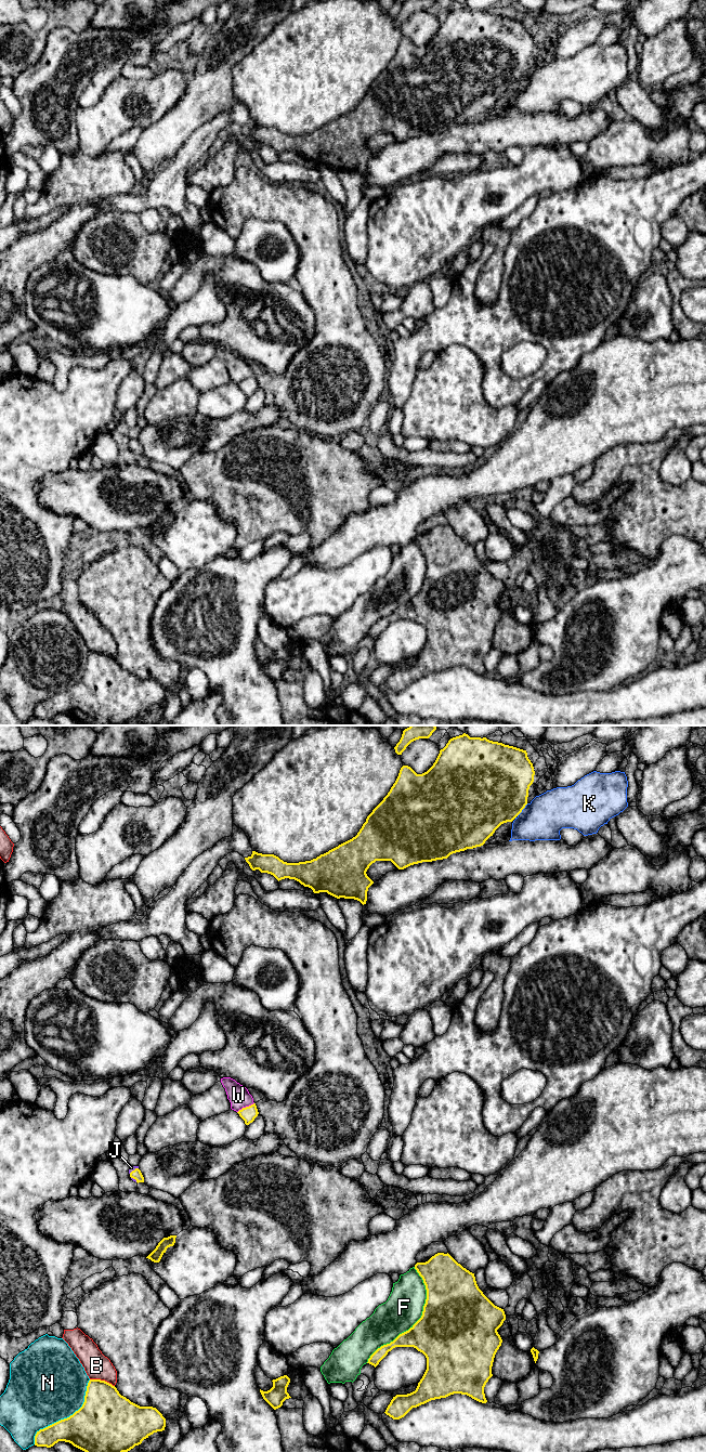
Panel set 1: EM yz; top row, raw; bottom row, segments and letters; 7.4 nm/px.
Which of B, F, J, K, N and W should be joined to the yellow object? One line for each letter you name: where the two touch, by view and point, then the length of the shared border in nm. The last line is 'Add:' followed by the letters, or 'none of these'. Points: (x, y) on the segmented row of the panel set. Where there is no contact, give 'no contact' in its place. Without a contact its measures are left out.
J: yz (134, 1169) | 80 nm
Add: J

